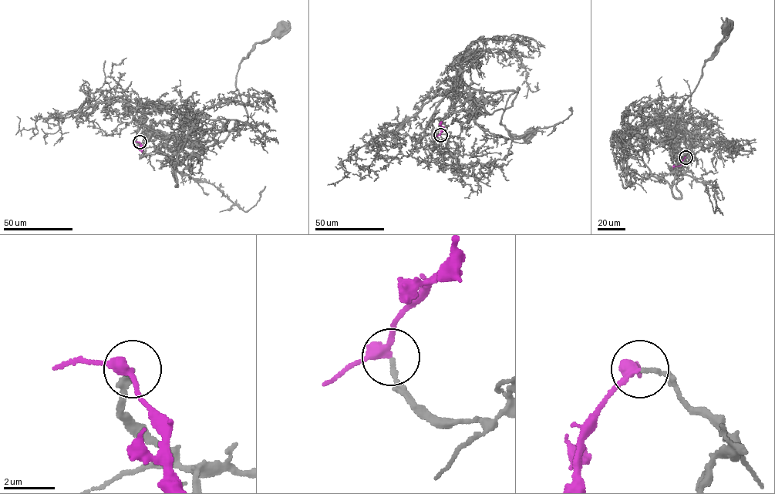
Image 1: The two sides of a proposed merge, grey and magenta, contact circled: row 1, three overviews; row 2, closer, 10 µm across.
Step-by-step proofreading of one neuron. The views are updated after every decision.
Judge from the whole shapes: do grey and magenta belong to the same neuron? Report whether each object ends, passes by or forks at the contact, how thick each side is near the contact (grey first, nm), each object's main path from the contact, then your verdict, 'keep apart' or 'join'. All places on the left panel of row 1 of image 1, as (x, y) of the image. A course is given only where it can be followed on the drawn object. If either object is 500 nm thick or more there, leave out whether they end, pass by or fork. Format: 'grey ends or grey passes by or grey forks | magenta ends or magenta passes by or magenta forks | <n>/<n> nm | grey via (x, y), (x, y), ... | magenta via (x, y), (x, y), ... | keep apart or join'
grey ends | magenta passes by | 170/320 nm | grey via (139, 142), (167, 156), (194, 132), (239, 129), (247, 118), (236, 85), (239, 65), (256, 44), (282, 29) | magenta via (139, 142), (142, 152) | join

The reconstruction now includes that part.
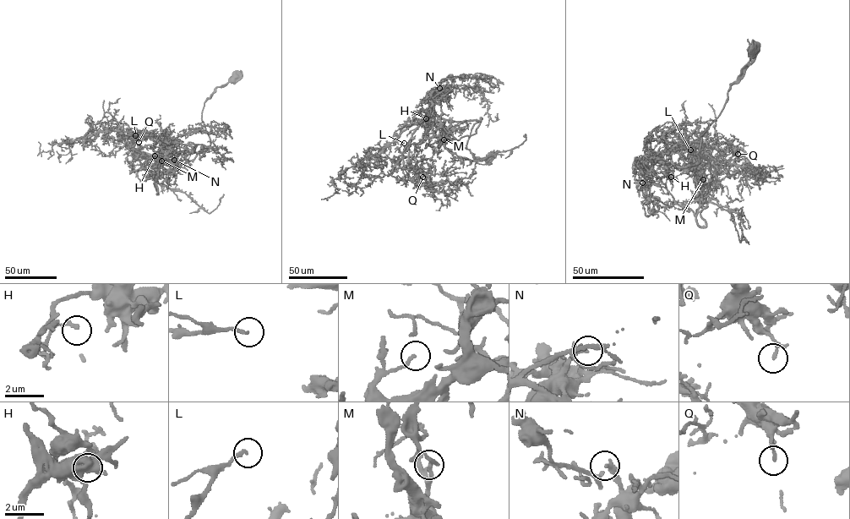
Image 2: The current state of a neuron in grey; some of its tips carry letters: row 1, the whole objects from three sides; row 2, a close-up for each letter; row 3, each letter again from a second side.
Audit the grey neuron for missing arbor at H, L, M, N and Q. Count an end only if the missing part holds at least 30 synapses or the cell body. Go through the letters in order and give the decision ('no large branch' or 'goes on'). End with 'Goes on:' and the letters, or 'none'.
H: no large branch
L: goes on
M: no large branch
N: no large branch
Q: no large branch
Goes on: L

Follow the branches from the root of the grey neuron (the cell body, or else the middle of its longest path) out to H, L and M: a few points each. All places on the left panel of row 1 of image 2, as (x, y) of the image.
H: (236, 77), (216, 87), (204, 103), (201, 118), (209, 138), (208, 148), (180, 151), (163, 146), (155, 155)
L: (236, 77), (204, 103), (201, 118), (210, 143), (204, 151), (172, 151), (147, 132), (129, 134), (135, 135)
M: (236, 77), (216, 87), (204, 103), (201, 118), (209, 138), (208, 148), (169, 154), (161, 161)

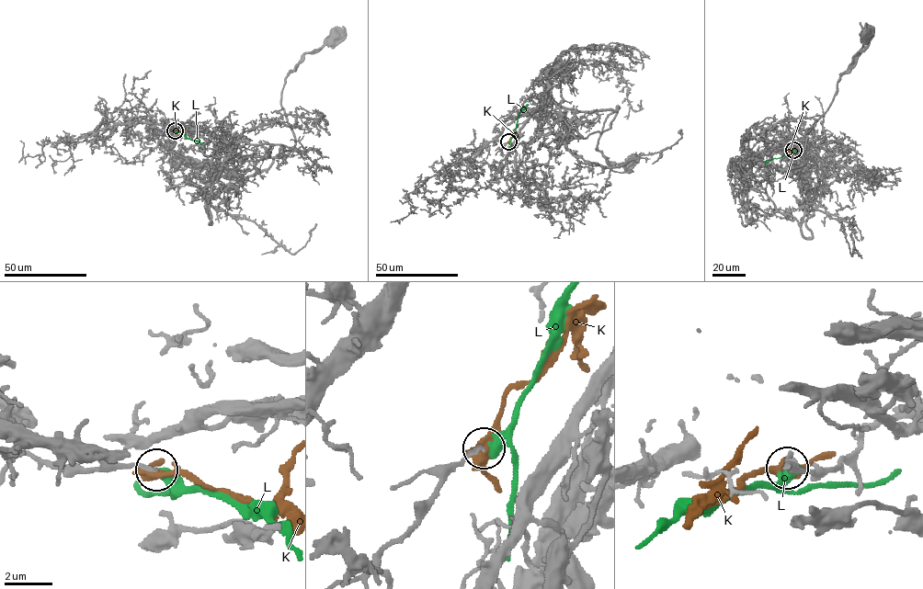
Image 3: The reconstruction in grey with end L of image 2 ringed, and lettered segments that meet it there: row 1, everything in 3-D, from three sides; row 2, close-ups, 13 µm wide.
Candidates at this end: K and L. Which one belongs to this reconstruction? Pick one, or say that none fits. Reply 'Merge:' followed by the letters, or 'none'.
Merge: none

